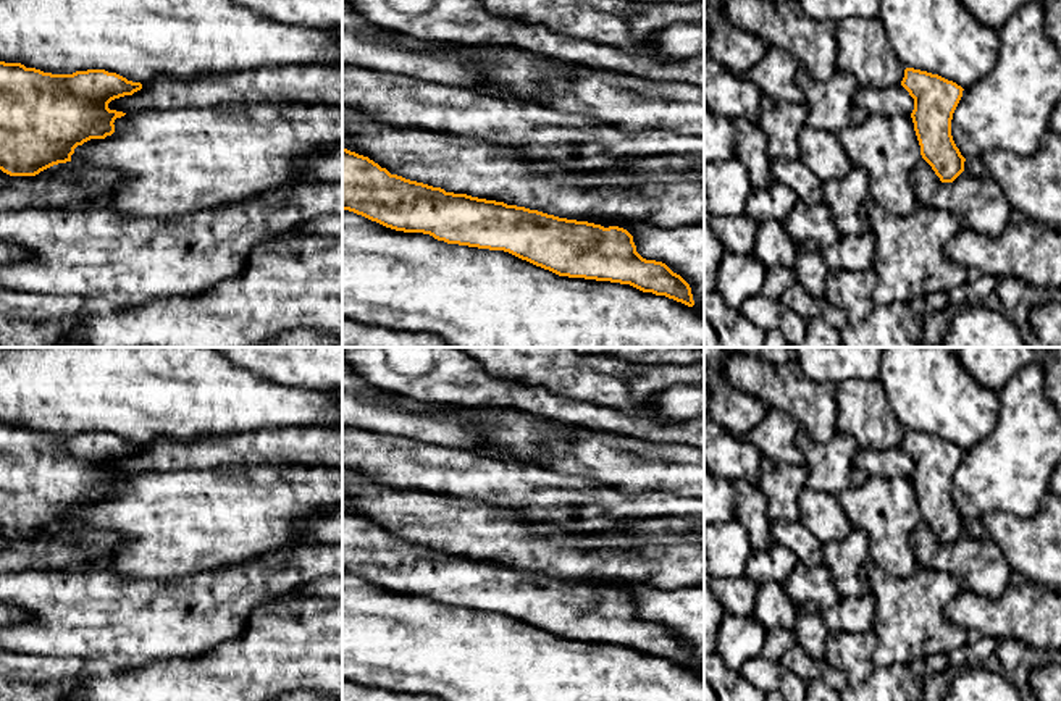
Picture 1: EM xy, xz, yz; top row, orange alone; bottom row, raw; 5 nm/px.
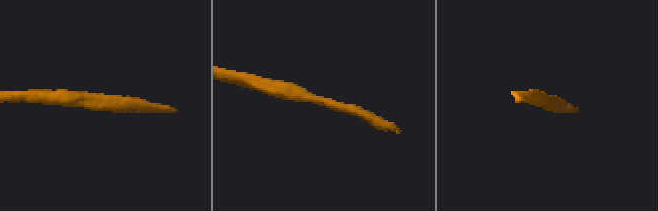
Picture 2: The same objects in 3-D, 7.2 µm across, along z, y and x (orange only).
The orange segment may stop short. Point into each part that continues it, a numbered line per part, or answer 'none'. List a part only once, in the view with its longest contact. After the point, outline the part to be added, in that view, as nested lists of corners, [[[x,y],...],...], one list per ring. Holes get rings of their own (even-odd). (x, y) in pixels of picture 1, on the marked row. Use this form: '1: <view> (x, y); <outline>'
none

